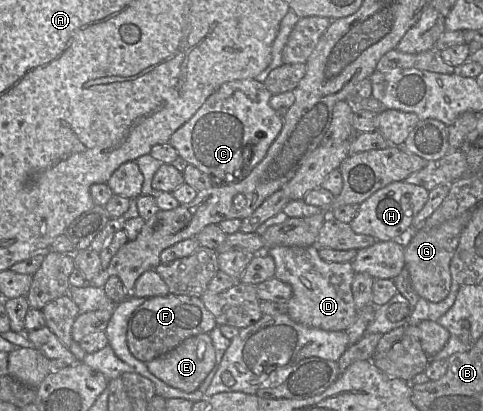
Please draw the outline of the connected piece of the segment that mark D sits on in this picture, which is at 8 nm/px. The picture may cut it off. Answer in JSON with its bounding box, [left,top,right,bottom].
[265,245,357,331]

